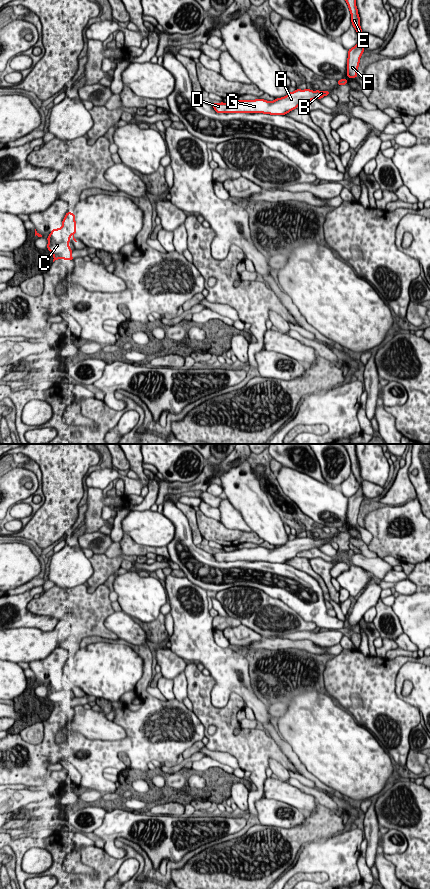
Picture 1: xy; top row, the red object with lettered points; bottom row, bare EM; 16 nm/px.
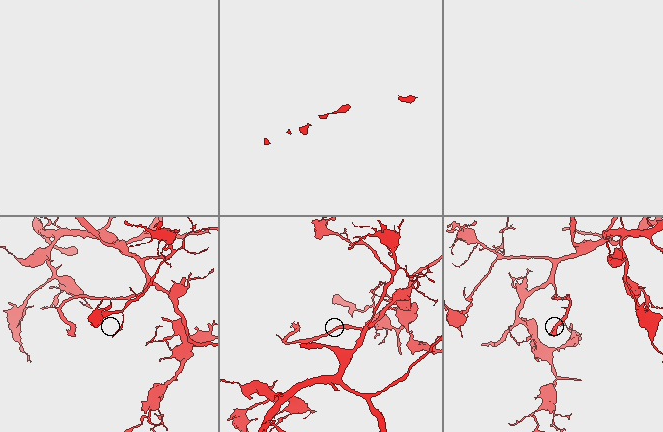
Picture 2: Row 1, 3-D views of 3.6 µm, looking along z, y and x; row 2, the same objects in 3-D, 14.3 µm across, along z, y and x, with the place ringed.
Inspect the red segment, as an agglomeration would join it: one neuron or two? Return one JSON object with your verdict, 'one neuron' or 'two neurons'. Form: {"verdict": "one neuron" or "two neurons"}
{"verdict": "one neuron"}

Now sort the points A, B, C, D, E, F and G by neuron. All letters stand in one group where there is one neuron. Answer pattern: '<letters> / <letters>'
A B C D E F G

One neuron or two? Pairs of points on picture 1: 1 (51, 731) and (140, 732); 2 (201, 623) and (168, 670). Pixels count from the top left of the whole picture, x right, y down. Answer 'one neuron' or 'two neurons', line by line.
1: one neuron
2: two neurons

